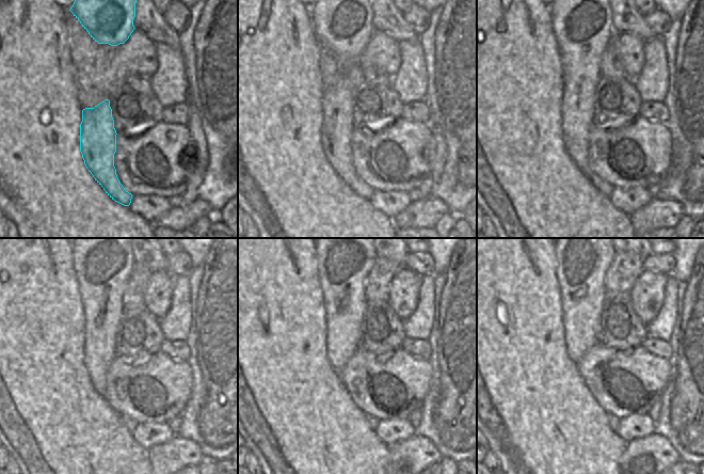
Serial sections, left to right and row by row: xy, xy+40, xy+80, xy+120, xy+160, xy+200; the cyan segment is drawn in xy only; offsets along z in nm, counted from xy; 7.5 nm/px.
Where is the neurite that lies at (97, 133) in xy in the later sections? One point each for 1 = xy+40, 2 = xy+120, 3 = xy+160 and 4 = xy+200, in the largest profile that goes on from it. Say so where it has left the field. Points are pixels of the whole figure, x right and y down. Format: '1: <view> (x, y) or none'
1: xy+40 (337, 125)
2: xy+120 (102, 259)
3: xy+160 (344, 259)
4: xy+200 (581, 259)

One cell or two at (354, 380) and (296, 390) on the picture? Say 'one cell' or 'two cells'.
two cells

